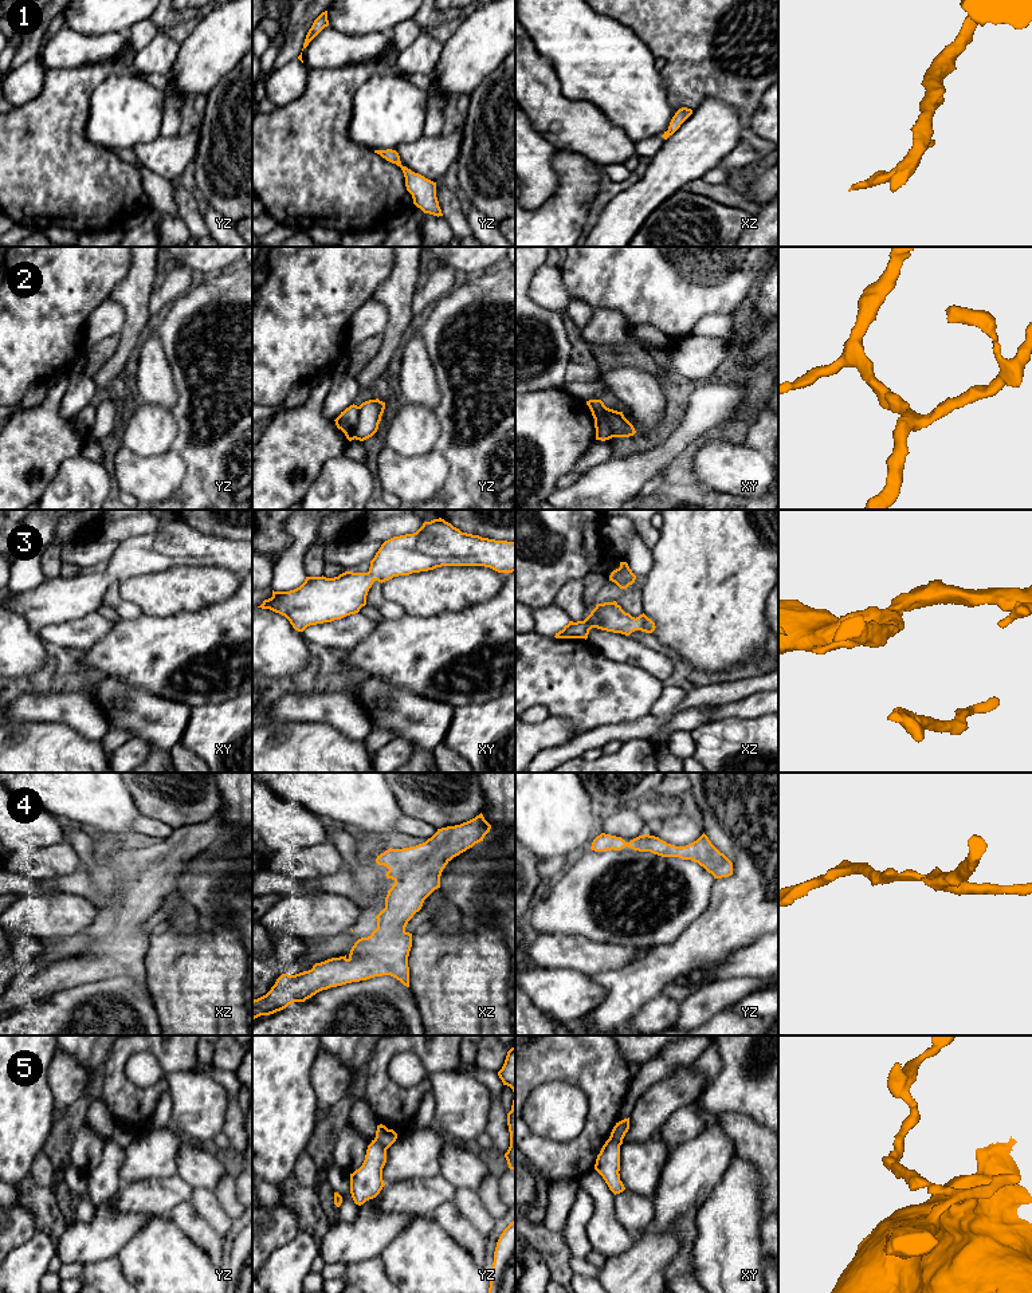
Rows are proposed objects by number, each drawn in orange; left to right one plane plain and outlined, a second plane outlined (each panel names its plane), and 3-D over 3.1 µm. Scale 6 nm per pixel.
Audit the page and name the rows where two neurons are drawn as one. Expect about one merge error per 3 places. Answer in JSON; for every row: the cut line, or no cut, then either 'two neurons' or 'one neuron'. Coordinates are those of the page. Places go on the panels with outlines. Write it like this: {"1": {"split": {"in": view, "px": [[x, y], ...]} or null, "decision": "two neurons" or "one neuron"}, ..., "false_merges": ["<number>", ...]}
{"1": {"split": null, "decision": "one neuron"}, "2": {"split": {"in": "yz", "px": [[358, 407], [358, 424], [354, 437]]}, "decision": "two neurons"}, "3": {"split": null, "decision": "one neuron"}, "4": {"split": null, "decision": "one neuron"}, "5": {"split": {"in": "yz", "px": [[375, 1139], [387, 1148]]}, "decision": "two neurons"}, "false_merges": ["2", "5"]}

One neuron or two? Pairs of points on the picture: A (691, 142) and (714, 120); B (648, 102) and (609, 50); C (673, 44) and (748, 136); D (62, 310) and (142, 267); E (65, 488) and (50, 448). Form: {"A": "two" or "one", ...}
{"A": "one", "B": "one", "C": "one", "D": "two", "E": "two"}

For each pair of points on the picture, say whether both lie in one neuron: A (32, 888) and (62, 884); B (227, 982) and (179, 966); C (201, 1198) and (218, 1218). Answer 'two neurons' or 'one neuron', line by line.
A: one neuron
B: one neuron
C: one neuron

